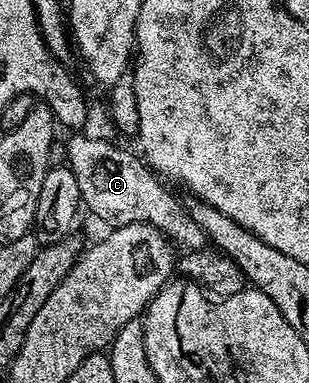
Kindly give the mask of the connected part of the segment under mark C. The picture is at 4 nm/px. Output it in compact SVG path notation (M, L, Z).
M74 135L66 141L67 151L68 151L68 168L72 170L72 172L76 175L76 183L80 187L80 195L82 196L81 204L83 206L86 205L90 208L90 213L94 217L99 217L100 220L106 224L106 227L117 227L120 225L127 225L128 223L136 223L137 221L146 221L152 227L156 227L165 237L169 237L171 242L179 250L189 251L191 249L205 249L208 245L208 238L206 236L206 232L204 232L200 227L196 227L196 219L192 219L192 215L188 215L188 211L186 210L185 204L180 200L177 201L176 198L173 197L172 194L169 193L168 190L165 189L162 184L164 184L163 178L159 176L159 174L155 173L153 169L150 168L149 165L146 164L145 160L137 152L129 153L126 149L121 149L118 145L113 145L110 141L105 141L102 137L78 137L82 135Z

